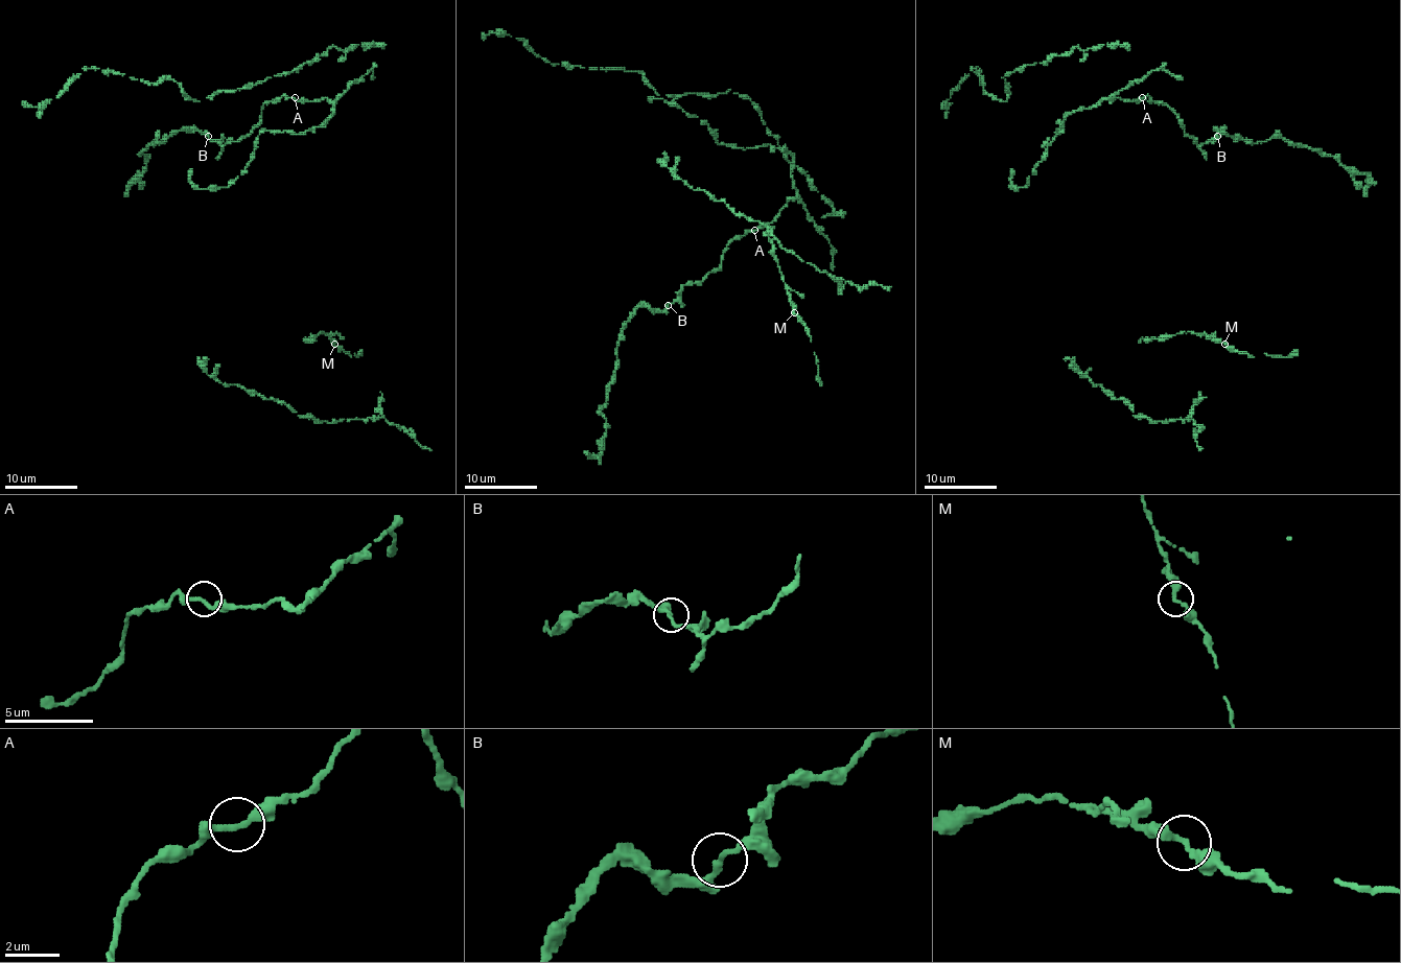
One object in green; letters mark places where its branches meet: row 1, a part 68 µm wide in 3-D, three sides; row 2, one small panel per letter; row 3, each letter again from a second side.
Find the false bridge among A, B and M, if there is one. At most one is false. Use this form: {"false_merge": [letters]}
{"false_merge": []}

